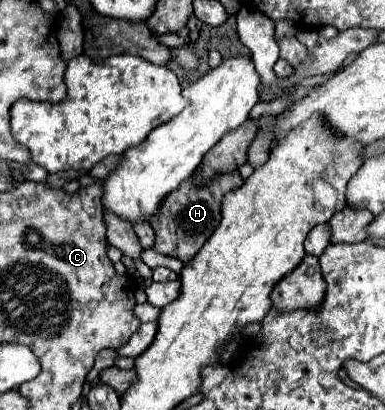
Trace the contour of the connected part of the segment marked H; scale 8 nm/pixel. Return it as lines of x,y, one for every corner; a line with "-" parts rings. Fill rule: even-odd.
229,170
227,174
217,174
211,180
211,194
209,194
207,186
197,184
197,172
193,174
193,178
183,180
181,186
177,190
173,190
161,202
161,208
153,216
149,216
149,222
155,230
153,250
163,256
173,256
173,258
179,258
181,262
189,262
189,258
193,258
201,250
201,246
207,242
207,238
217,228
217,224
221,220
219,206
221,206
223,194
241,184
243,184
243,178
241,178
239,170

